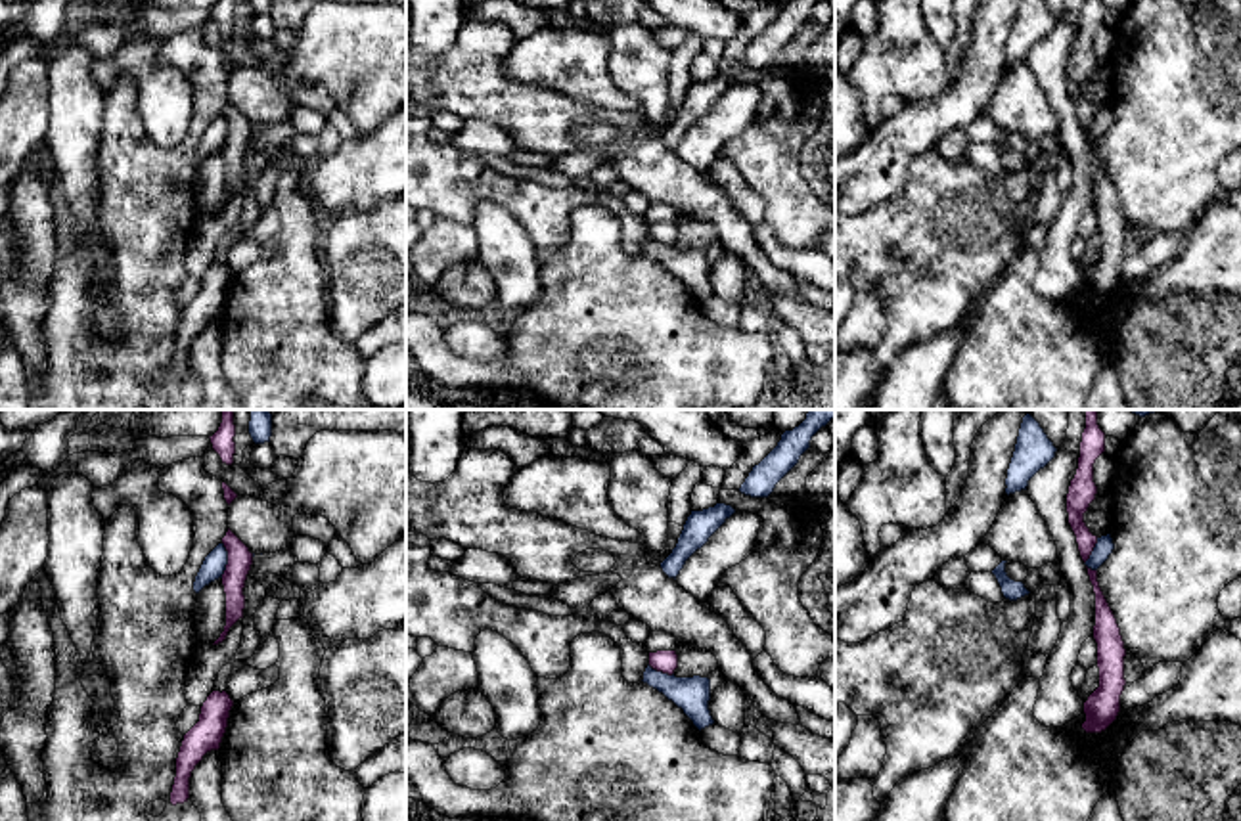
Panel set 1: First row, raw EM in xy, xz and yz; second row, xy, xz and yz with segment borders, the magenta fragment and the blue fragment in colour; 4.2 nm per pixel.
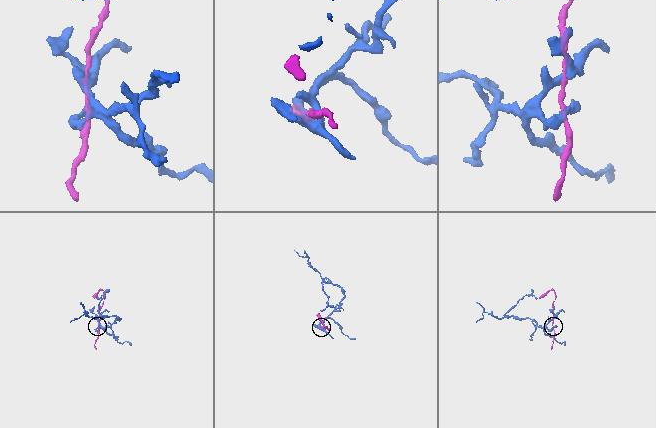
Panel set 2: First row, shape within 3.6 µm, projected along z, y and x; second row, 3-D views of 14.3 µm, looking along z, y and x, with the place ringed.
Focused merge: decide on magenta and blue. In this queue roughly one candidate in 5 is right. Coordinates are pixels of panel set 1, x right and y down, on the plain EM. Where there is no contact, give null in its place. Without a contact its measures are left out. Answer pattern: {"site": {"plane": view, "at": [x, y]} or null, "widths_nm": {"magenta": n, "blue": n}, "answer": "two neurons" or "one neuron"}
{"site": {"plane": "yz", "at": [1090, 125]}, "widths_nm": {"magenta": 110, "blue": 80}, "answer": "two neurons"}

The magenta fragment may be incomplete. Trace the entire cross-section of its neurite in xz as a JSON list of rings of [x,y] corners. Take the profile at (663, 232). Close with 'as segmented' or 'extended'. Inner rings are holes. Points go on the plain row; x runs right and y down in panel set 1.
[[[676,222],[649,224],[649,237],[657,243],[672,247],[678,239],[678,226]]]; as segmented

